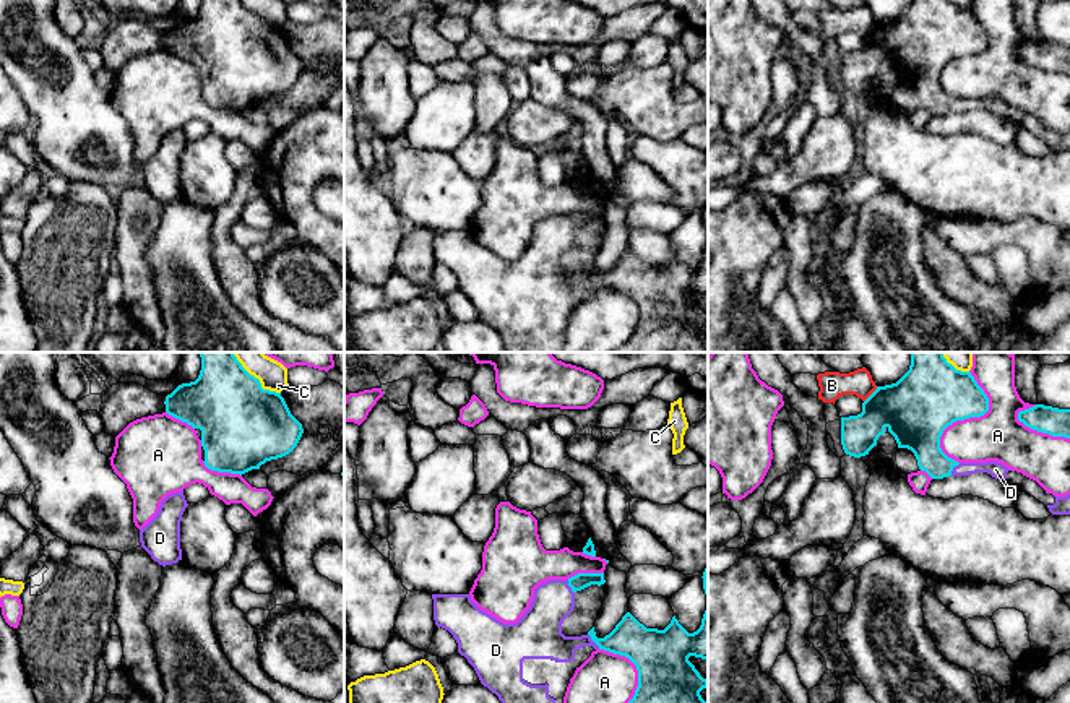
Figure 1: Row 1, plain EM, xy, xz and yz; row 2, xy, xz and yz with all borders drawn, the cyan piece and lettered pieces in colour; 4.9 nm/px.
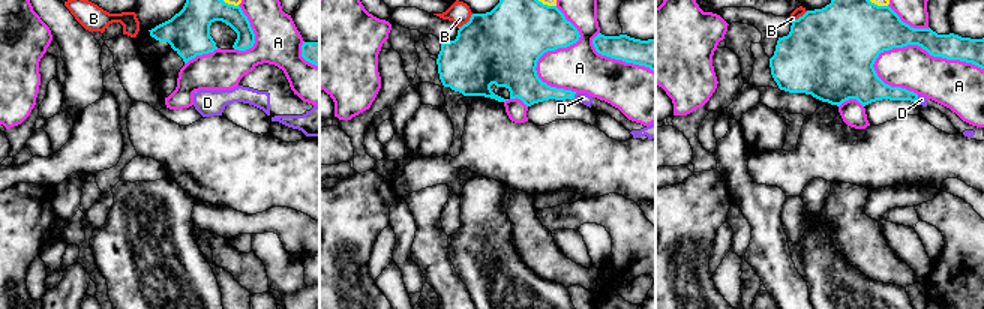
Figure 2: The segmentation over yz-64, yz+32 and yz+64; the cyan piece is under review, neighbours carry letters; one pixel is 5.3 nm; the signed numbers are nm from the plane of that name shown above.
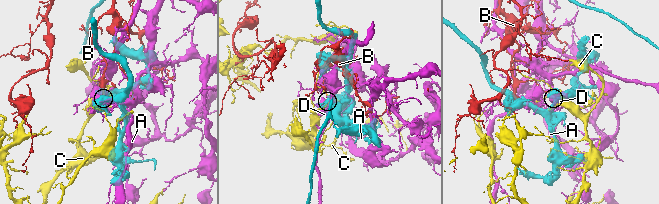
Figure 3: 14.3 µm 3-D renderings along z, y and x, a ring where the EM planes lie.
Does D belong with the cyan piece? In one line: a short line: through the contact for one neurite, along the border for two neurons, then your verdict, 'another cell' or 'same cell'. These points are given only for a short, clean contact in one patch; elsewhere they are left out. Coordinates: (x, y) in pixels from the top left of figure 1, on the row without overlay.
line xz (630, 275), (619, 278), (593, 276), (547, 278), (543, 275); same cell

